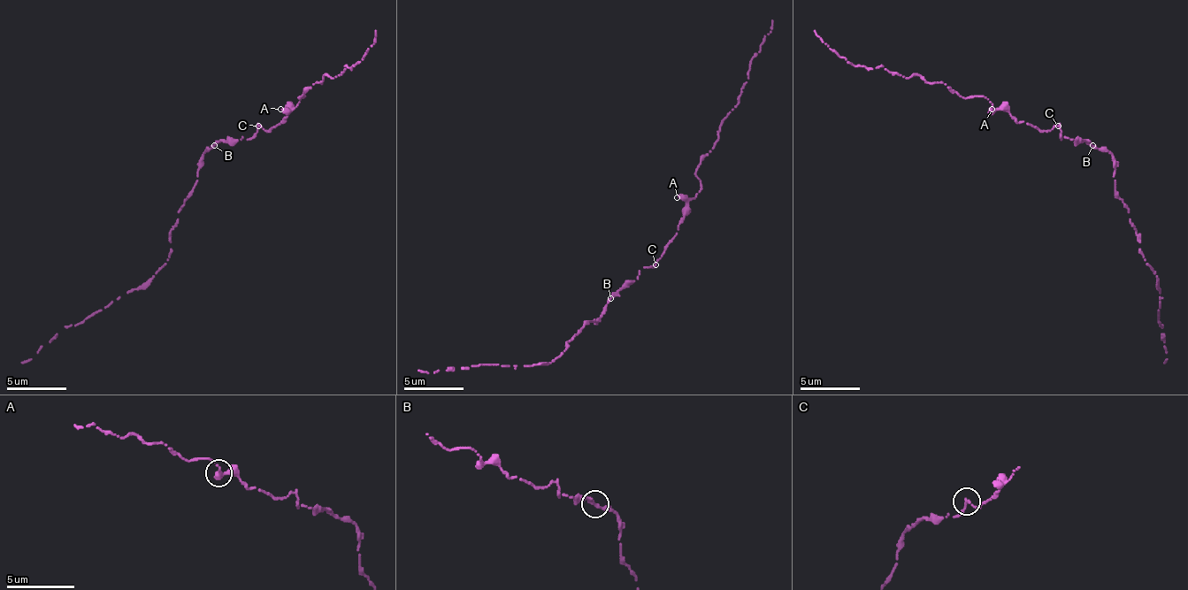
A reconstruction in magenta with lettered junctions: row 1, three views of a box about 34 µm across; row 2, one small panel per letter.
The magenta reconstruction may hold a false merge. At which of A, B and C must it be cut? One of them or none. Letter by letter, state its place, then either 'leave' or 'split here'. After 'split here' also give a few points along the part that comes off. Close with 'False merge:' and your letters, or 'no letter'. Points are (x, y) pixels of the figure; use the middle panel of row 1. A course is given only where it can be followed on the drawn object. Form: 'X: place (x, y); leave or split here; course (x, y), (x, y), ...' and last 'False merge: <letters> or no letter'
A: place (677, 197); leave
B: place (610, 298); split here; course (611, 299), (596, 320), (590, 320), (566, 341), (546, 365), (462, 368), (429, 374), (417, 371)
C: place (655, 264); leave
False merge: B

